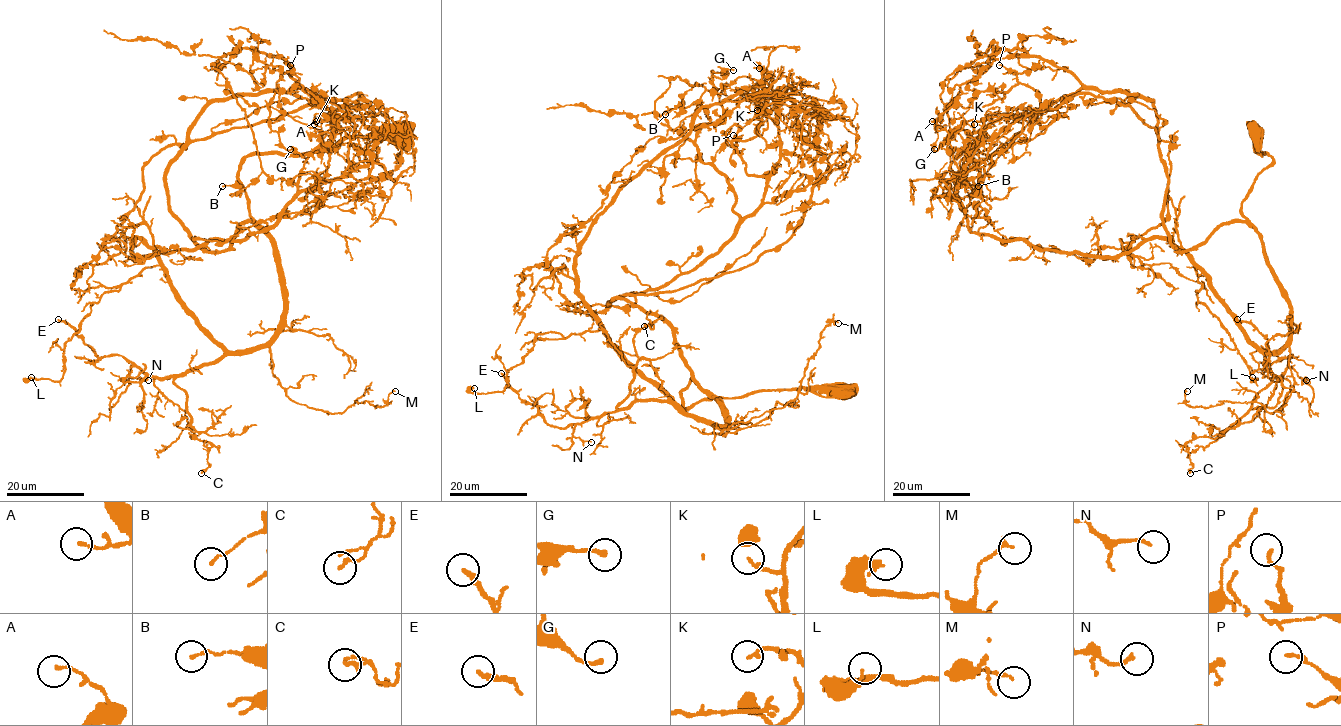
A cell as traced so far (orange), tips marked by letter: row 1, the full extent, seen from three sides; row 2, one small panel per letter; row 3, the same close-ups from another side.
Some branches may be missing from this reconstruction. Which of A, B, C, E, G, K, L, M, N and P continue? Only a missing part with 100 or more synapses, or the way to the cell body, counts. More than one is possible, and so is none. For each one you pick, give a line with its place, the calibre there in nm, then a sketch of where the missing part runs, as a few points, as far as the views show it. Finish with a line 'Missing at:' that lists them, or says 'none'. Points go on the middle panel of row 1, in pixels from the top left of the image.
Missing at: none

